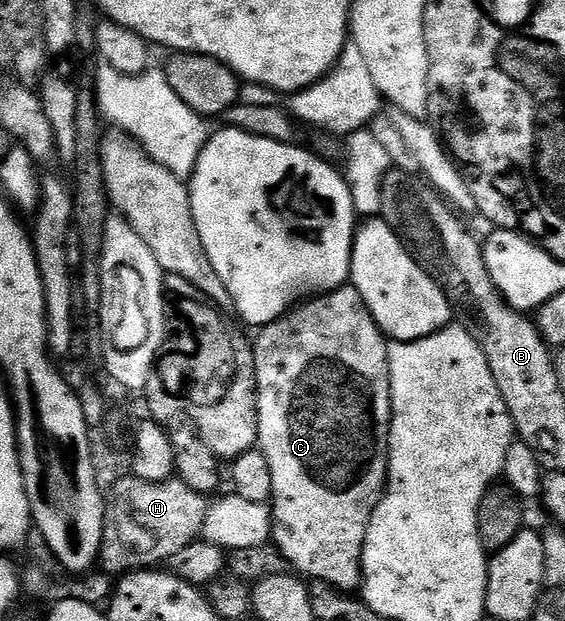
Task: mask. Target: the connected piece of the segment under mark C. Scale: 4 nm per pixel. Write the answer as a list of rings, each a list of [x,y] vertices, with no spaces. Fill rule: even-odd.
[[[344,286],[338,288],[336,292],[329,292],[322,296],[308,299],[306,302],[300,303],[298,306],[292,308],[290,312],[286,312],[280,320],[274,320],[272,324],[262,325],[260,332],[263,333],[257,338],[254,337],[253,340],[255,350],[255,381],[257,382],[257,390],[259,391],[259,439],[257,441],[257,448],[260,452],[263,452],[266,461],[269,462],[269,469],[272,475],[272,494],[269,507],[271,509],[271,535],[273,537],[273,544],[276,548],[279,548],[280,552],[282,552],[283,556],[287,559],[288,565],[290,565],[300,577],[308,578],[307,576],[311,576],[310,579],[312,581],[320,580],[321,582],[330,584],[331,587],[339,589],[339,591],[344,594],[354,593],[363,582],[363,547],[365,546],[367,527],[371,521],[373,510],[377,510],[377,506],[383,501],[387,490],[387,454],[389,452],[389,434],[391,433],[391,375],[389,374],[389,354],[387,353],[389,347],[388,337],[384,336],[381,329],[379,329],[377,322],[373,318],[373,314],[365,306],[361,294],[353,286]]]

